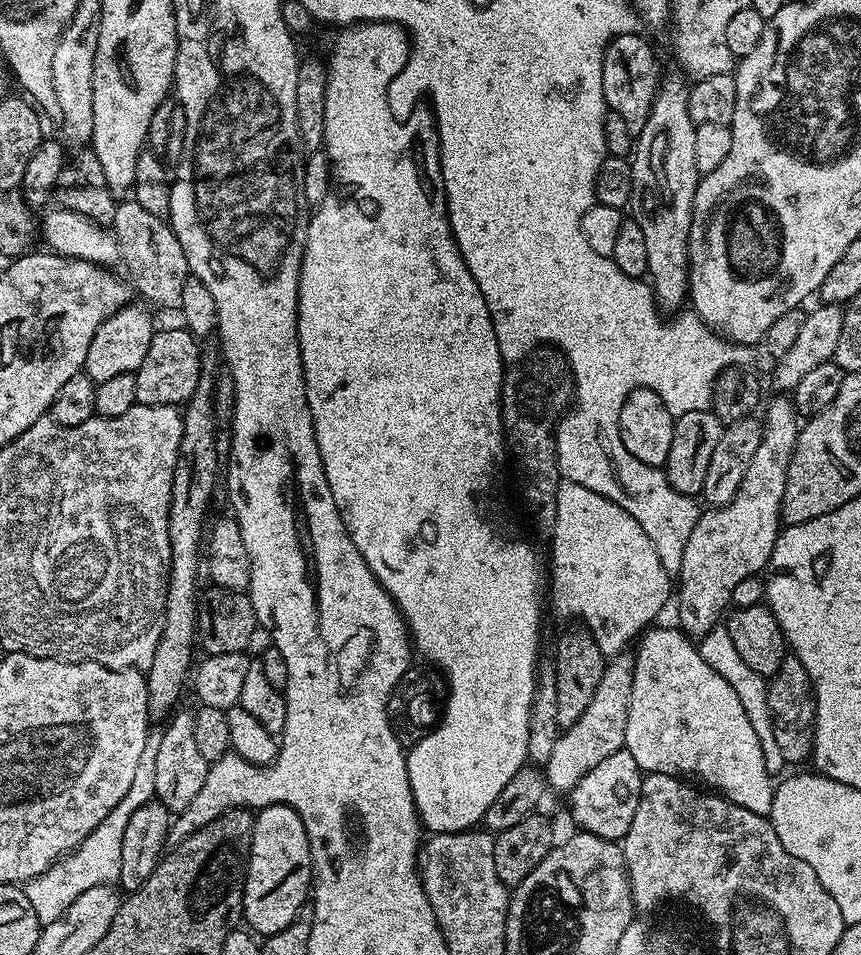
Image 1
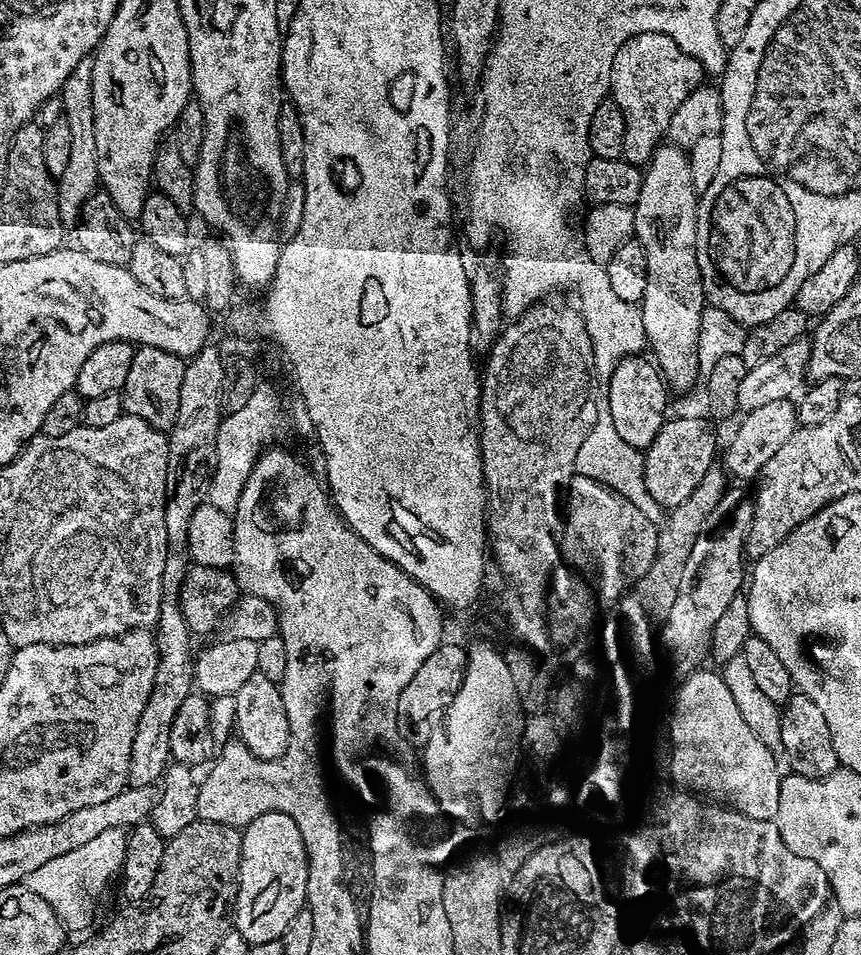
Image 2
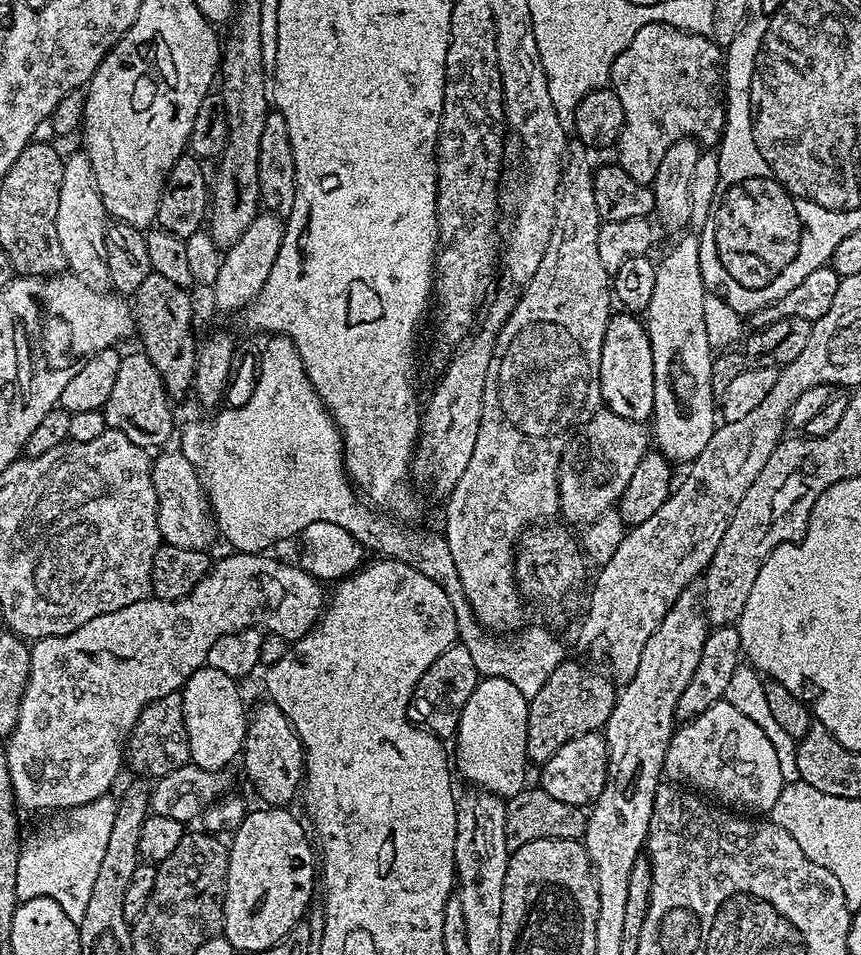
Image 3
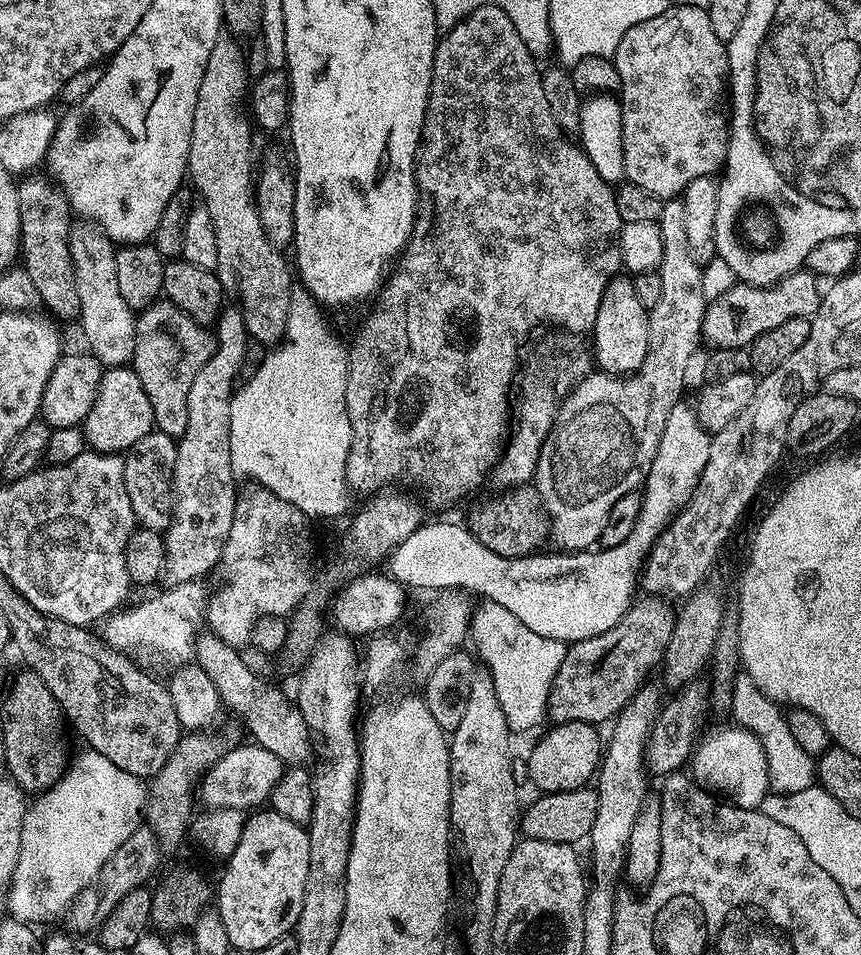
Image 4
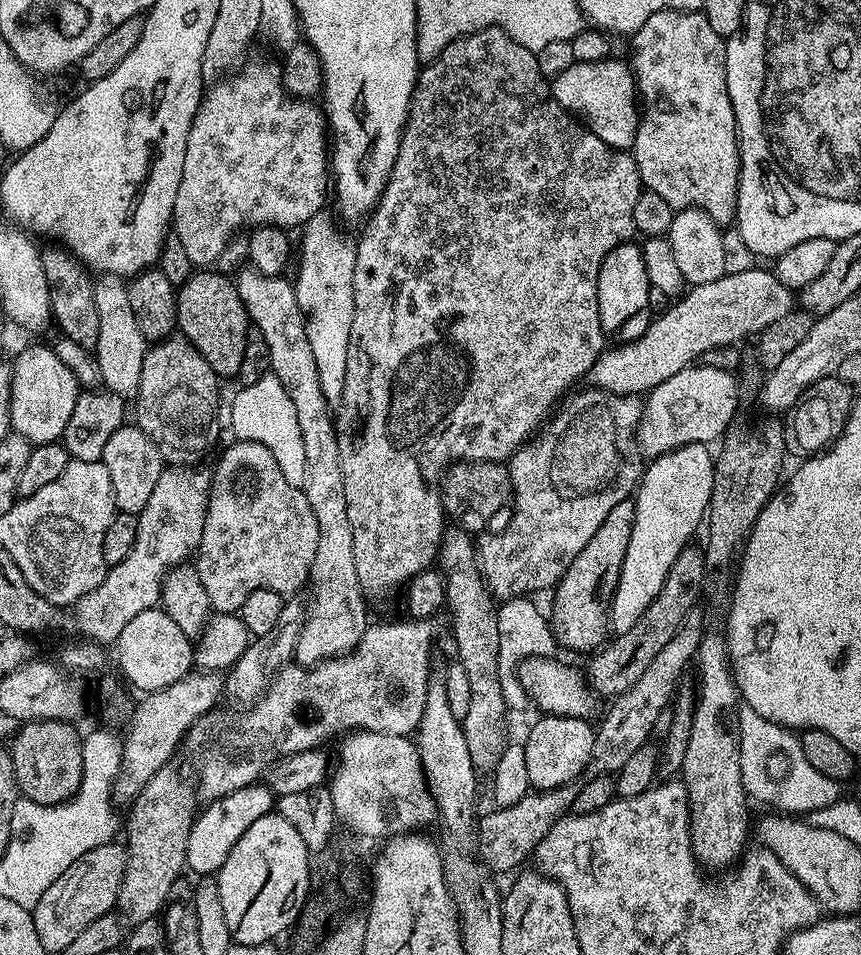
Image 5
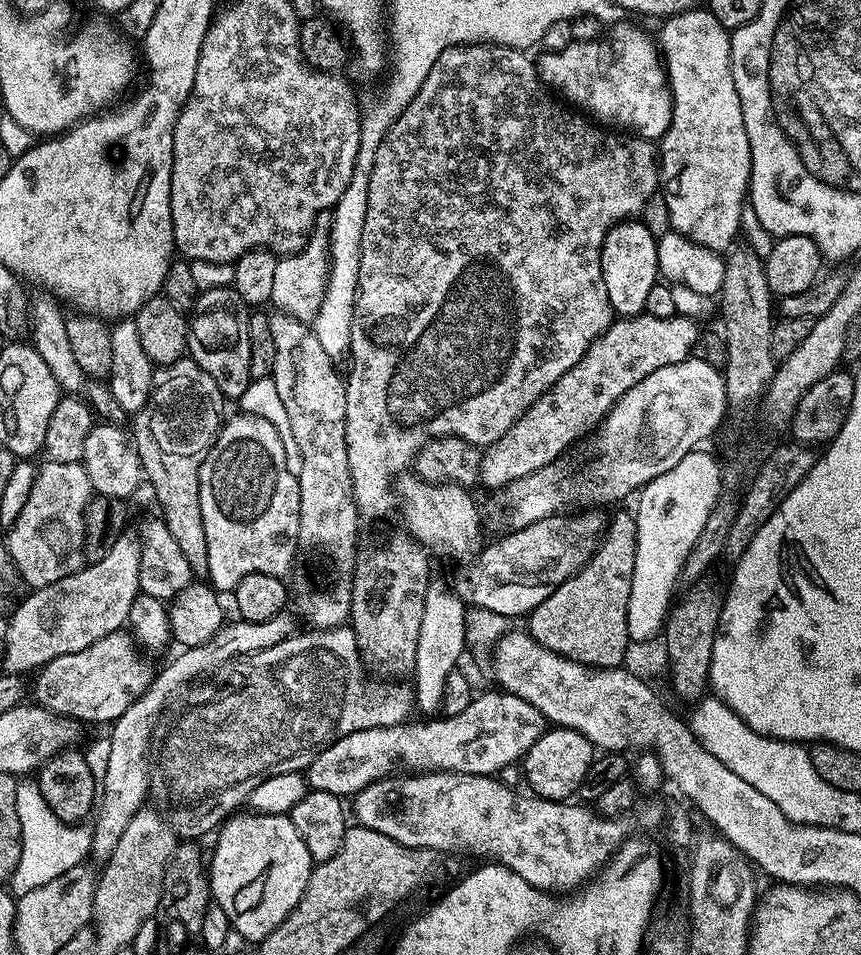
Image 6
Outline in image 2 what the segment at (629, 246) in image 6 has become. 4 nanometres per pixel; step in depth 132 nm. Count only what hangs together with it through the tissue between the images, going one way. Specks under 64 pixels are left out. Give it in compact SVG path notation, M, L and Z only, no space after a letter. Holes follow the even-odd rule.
M647 355L628 356L625 360L620 360L618 366L614 366L606 384L608 384L606 410L610 418L614 418L614 430L618 430L622 442L630 442L632 448L641 450L648 448L650 442L654 442L654 434L662 430L664 421L669 415L670 389L660 369Z

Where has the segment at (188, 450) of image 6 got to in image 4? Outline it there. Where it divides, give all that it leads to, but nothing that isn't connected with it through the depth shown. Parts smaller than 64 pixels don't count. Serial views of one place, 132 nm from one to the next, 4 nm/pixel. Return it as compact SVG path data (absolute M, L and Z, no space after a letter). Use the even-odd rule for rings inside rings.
M161 298L139 309L130 367L138 374L146 398L150 398L155 427L167 436L179 438L186 434L186 398L190 398L190 385L198 370L210 362L210 354L214 354L215 349L215 335L205 325L194 322L186 310L178 310L174 302Z

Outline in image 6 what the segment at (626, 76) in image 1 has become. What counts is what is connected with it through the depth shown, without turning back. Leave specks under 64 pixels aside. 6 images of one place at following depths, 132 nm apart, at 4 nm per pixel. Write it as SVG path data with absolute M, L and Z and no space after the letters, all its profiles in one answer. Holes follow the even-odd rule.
M697 6L686 12L676 12L663 21L660 28L660 40L658 47L662 53L662 63L668 74L668 86L672 89L672 121L666 130L666 134L658 141L658 159L660 162L660 183L666 198L666 206L670 210L670 222L672 231L690 238L690 242L698 242L698 246L706 246L710 250L724 254L733 244L737 243L736 231L740 228L740 215L746 212L746 197L750 192L752 179L752 155L750 154L750 138L746 134L746 122L742 118L742 102L738 98L738 90L734 86L734 74L732 73L732 37L729 29L714 18L707 7Z

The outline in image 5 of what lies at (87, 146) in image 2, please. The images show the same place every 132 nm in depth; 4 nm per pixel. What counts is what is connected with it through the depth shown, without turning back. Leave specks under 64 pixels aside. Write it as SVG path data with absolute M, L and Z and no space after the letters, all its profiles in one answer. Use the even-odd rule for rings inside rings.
M101 275L93 283L94 306L98 306L98 342L94 349L100 383L105 389L125 398L135 397L142 382L142 362L146 341L130 311L128 285L121 277Z

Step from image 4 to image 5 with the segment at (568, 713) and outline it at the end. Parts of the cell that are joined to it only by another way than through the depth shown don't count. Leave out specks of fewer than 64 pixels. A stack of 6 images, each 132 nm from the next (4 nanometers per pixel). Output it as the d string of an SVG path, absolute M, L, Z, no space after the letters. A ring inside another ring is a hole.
M689 544L681 548L674 560L663 588L646 608L642 618L634 626L613 635L604 647L591 653L592 660L586 667L586 679L595 695L603 698L615 698L630 690L636 680L642 676L646 667L659 654L664 645L678 632L690 610L701 601L707 581L705 556L701 545Z

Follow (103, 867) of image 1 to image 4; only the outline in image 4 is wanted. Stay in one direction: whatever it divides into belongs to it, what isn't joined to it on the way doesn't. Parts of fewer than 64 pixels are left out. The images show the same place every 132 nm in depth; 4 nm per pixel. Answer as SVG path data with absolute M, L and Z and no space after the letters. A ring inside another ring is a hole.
M83 750L76 761L71 761L64 775L60 777L60 781L49 788L48 791L39 793L29 803L28 813L24 815L22 822L22 836L20 838L20 849L18 850L18 860L14 866L14 874L12 875L12 885L8 888L7 911L10 910L11 919L21 920L22 923L29 926L37 926L36 924L44 924L47 920L52 920L55 916L63 917L68 909L72 907L72 899L84 888L95 880L97 874L102 870L102 866L106 866L106 862L118 850L118 846L122 846L122 842L126 842L126 838L130 838L130 834L134 834L134 830L138 830L144 823L144 807L148 804L149 785L143 779L134 774L126 774L126 770L121 770L119 766L114 766L114 762L110 762L110 758L102 758L102 754L91 750Z

